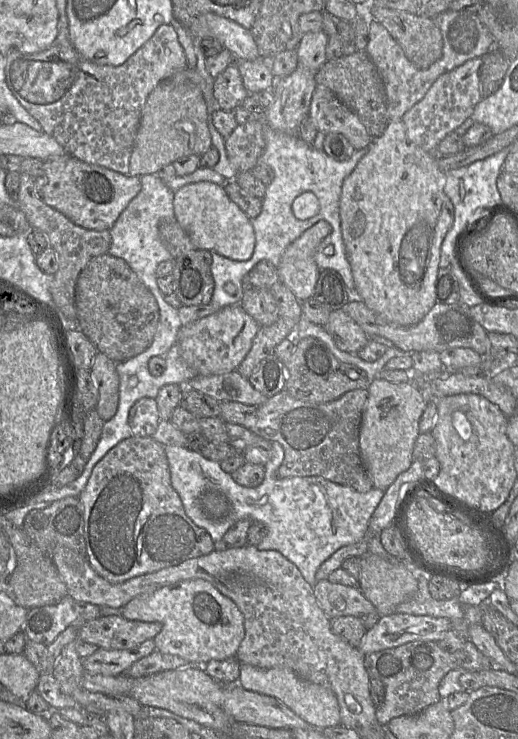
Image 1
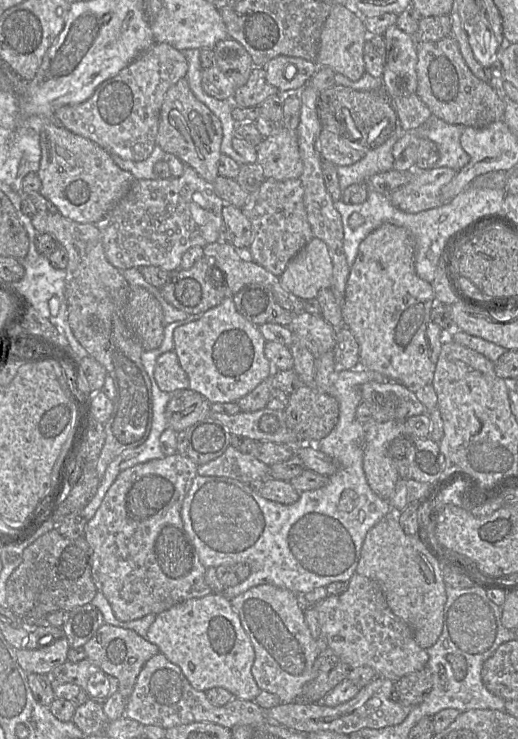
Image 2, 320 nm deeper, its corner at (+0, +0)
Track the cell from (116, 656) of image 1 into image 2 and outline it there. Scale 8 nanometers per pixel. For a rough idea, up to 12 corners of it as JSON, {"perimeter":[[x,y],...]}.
{"perimeter":[[87,658],[52,670],[60,682],[81,687],[103,703],[118,681]]}

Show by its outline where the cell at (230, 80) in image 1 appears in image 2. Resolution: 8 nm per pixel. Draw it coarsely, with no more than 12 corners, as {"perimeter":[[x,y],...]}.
{"perimeter":[[254,67],[246,84],[236,88],[232,102],[260,106],[277,93],[264,67]]}

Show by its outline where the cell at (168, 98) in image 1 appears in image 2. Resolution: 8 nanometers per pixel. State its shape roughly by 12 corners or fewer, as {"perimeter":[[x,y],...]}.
{"perimeter":[[185,77],[165,93],[155,139],[218,177],[222,125]]}

